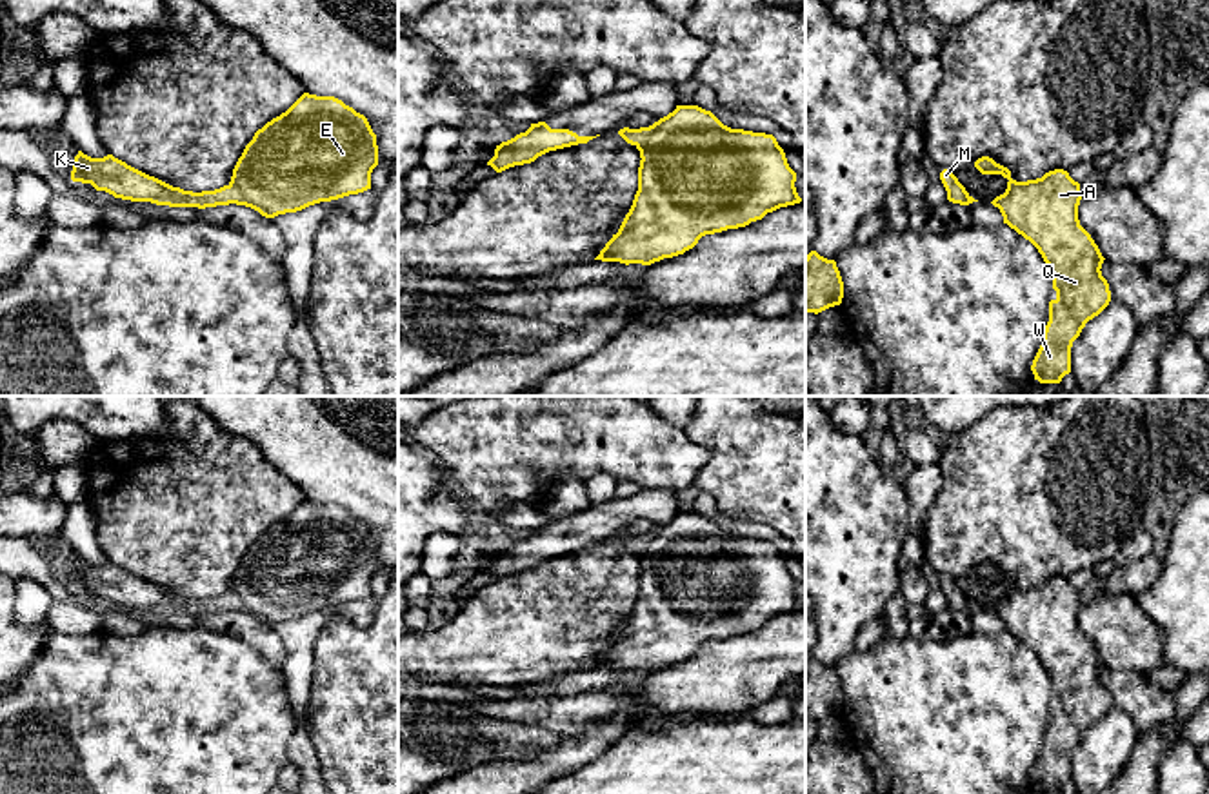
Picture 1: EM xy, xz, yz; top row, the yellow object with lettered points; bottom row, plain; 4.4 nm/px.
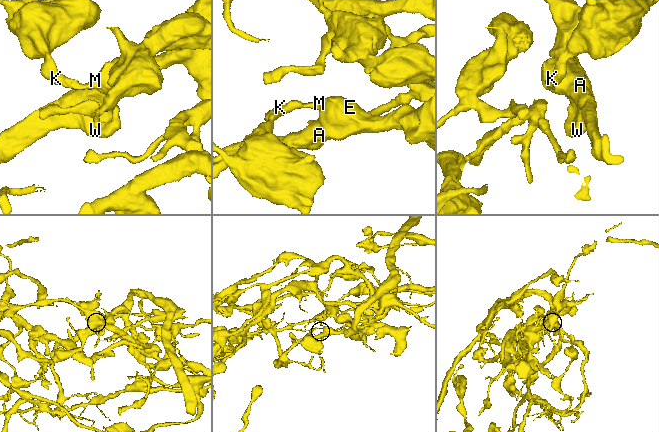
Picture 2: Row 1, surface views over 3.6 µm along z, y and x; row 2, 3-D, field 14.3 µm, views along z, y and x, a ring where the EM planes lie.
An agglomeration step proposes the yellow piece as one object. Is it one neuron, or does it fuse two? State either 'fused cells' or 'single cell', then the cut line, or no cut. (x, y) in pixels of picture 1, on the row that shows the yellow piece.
single cell; cut none

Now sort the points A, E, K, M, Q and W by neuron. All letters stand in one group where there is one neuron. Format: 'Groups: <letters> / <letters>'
Groups: A E K M Q W

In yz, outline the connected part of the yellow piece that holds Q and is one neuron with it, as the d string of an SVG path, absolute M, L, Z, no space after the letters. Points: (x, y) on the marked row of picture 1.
M989 156L978 158L974 167L1009 180L1005 193L991 203L1000 209L1004 223L1038 249L1053 273L1056 298L1049 302L1049 322L1031 371L1040 383L1060 383L1071 372L1073 342L1111 302L1100 271L1105 258L1078 220L1080 184L1064 169L1016 182Z

